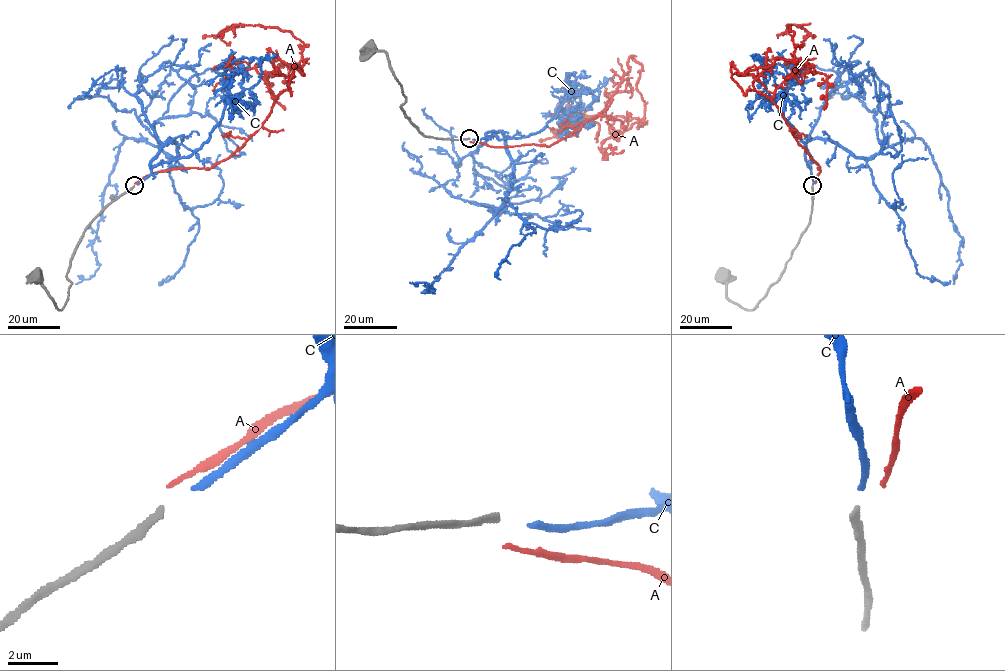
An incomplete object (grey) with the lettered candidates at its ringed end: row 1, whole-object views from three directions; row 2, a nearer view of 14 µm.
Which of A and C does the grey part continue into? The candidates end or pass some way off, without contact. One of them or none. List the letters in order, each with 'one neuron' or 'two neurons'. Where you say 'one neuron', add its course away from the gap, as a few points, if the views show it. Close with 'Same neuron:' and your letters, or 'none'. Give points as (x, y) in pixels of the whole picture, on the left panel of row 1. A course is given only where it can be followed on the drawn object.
A: two neurons
C: one neuron | via (137, 184), (174, 142), (170, 157), (125, 139), (92, 246), (99, 268), (75, 284)
Same neuron: C

